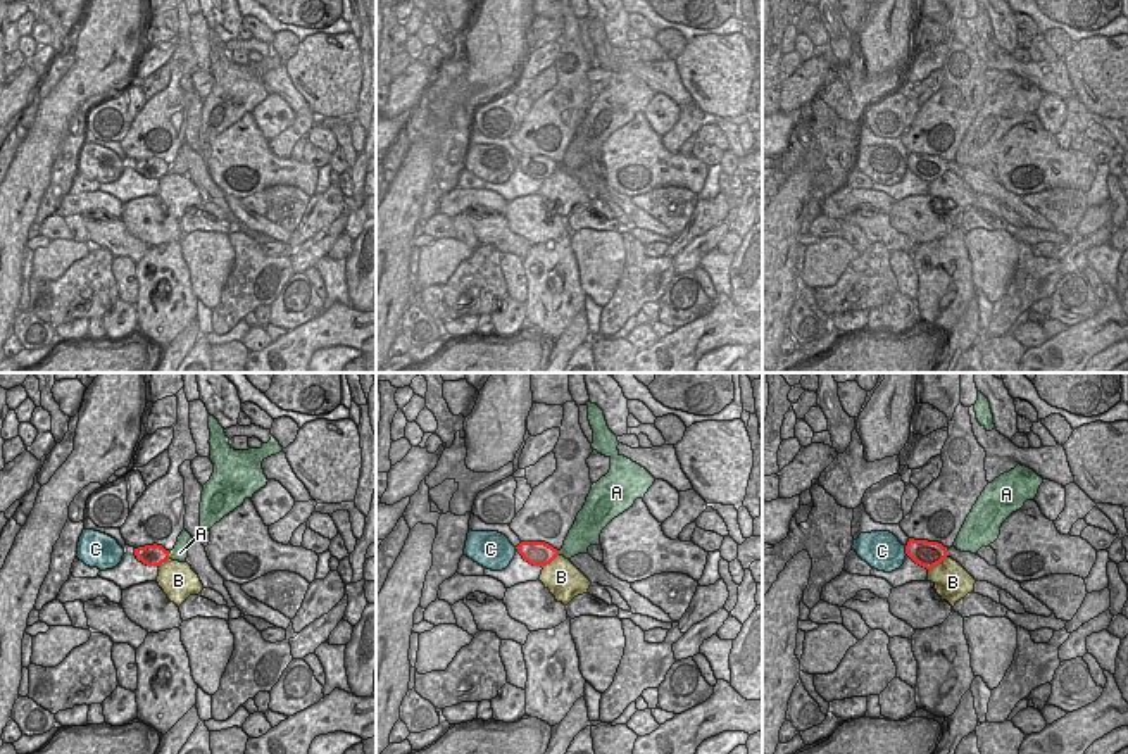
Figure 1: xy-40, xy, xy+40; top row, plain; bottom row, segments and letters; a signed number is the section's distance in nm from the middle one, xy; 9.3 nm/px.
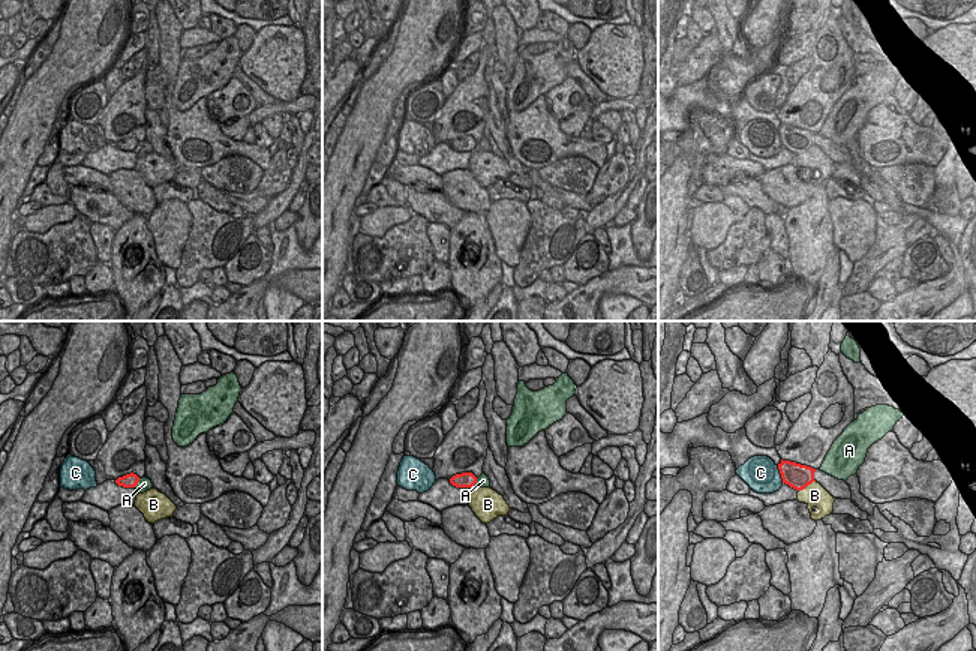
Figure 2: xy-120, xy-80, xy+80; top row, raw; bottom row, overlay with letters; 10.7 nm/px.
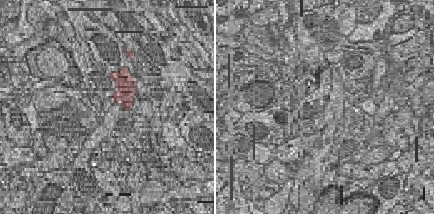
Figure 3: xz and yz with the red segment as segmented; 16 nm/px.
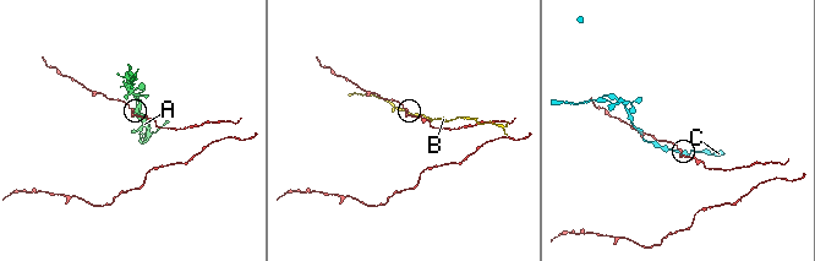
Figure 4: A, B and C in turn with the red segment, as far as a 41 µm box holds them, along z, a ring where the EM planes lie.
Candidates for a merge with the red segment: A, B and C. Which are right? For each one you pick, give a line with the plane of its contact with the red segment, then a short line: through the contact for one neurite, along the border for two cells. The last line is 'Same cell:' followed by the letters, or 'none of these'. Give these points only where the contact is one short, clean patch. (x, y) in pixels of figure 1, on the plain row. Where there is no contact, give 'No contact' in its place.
Same cell: none of these

